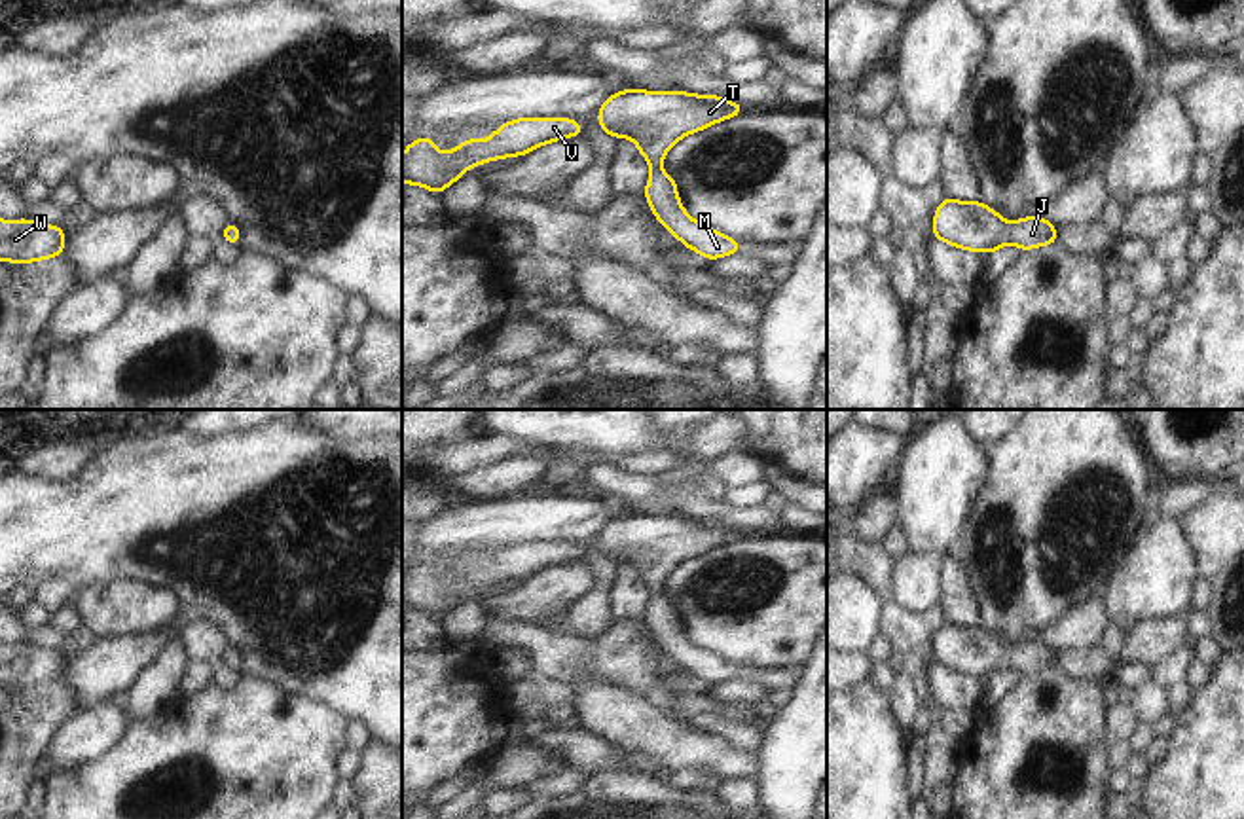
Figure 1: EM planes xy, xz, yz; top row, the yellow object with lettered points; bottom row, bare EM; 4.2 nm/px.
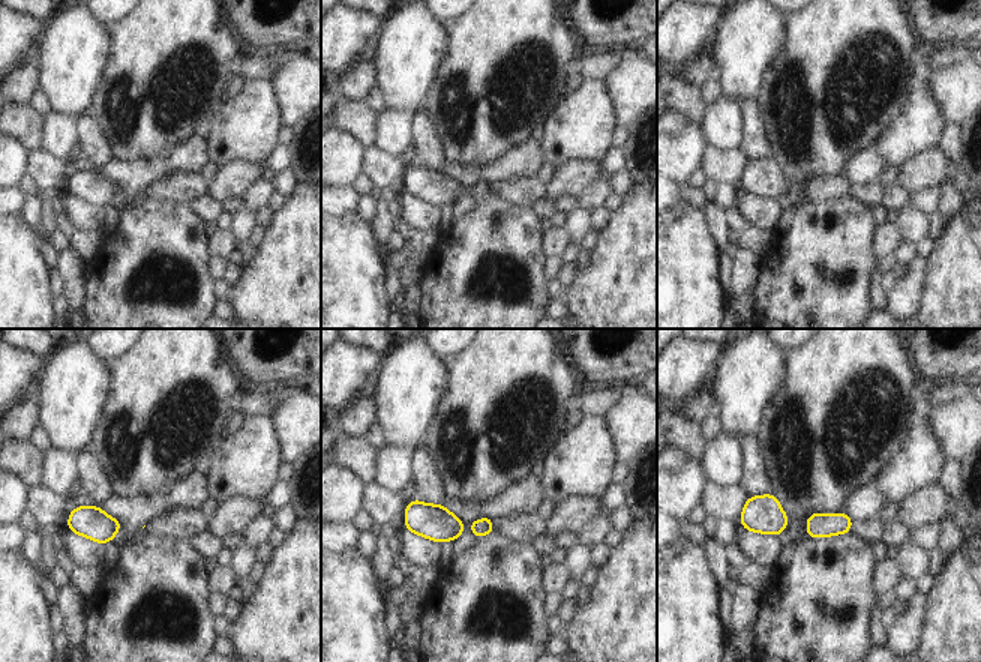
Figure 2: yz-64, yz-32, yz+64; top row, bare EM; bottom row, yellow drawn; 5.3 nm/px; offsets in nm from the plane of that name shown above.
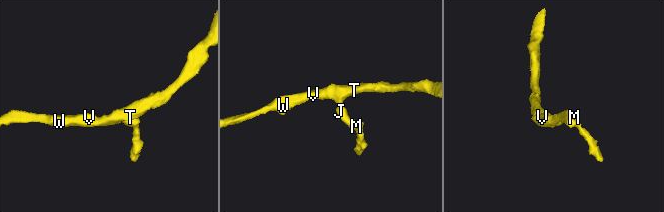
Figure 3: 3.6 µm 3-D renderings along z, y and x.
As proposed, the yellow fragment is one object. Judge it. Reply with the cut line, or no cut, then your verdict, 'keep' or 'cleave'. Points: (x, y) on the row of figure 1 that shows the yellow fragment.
no cut; keep

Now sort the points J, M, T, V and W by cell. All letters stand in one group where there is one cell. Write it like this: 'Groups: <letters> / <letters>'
Groups: J M T V W.

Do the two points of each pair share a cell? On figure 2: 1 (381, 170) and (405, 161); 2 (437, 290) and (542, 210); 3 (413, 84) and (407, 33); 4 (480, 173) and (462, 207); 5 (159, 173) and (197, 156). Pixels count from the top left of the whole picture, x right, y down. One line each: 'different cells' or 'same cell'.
1: same cell
2: different cells
3: same cell
4: same cell
5: same cell

